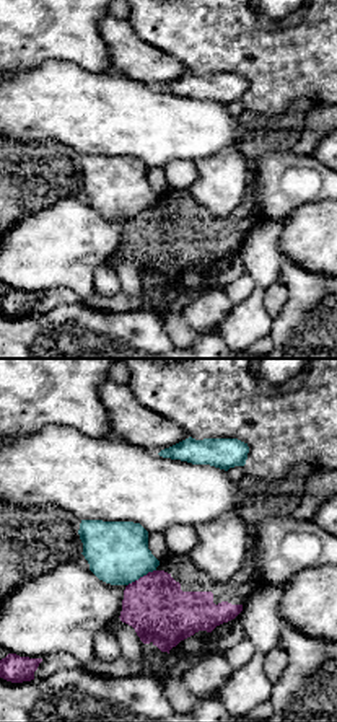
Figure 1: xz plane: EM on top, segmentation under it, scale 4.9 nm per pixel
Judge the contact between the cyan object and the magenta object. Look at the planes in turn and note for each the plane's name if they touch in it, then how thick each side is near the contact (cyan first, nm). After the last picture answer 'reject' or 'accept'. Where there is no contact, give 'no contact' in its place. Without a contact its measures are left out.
meets cyan in xz; 300 nm thick on the cyan side, 300 nm on the other

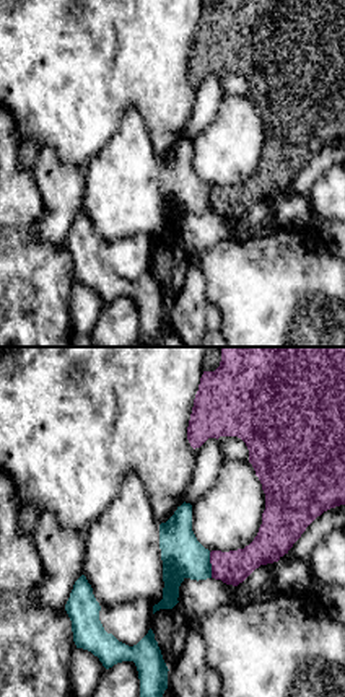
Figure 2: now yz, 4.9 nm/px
meets cyan in yz; 220 nm thick on the cyan side, 170 nm on the other

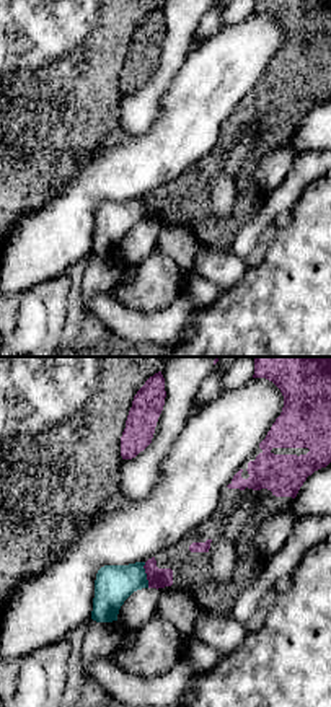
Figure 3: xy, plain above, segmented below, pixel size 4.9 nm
meets cyan in xy; 190 nm thick on the cyan side, 100 nm on the other

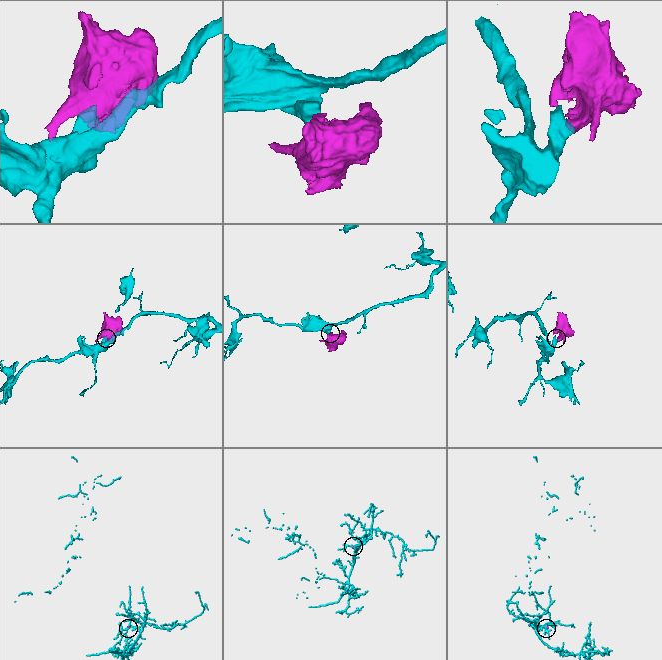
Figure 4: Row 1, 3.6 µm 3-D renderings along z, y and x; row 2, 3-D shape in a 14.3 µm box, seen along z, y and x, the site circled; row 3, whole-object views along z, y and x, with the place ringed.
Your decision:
reject

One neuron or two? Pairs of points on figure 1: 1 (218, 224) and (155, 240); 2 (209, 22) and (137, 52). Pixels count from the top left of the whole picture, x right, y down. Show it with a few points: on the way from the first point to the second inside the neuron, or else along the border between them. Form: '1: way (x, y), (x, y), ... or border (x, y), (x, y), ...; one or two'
1: way (202, 237), (171, 238); one
2: border (127, 20), (140, 38), (171, 54), (184, 66); two

